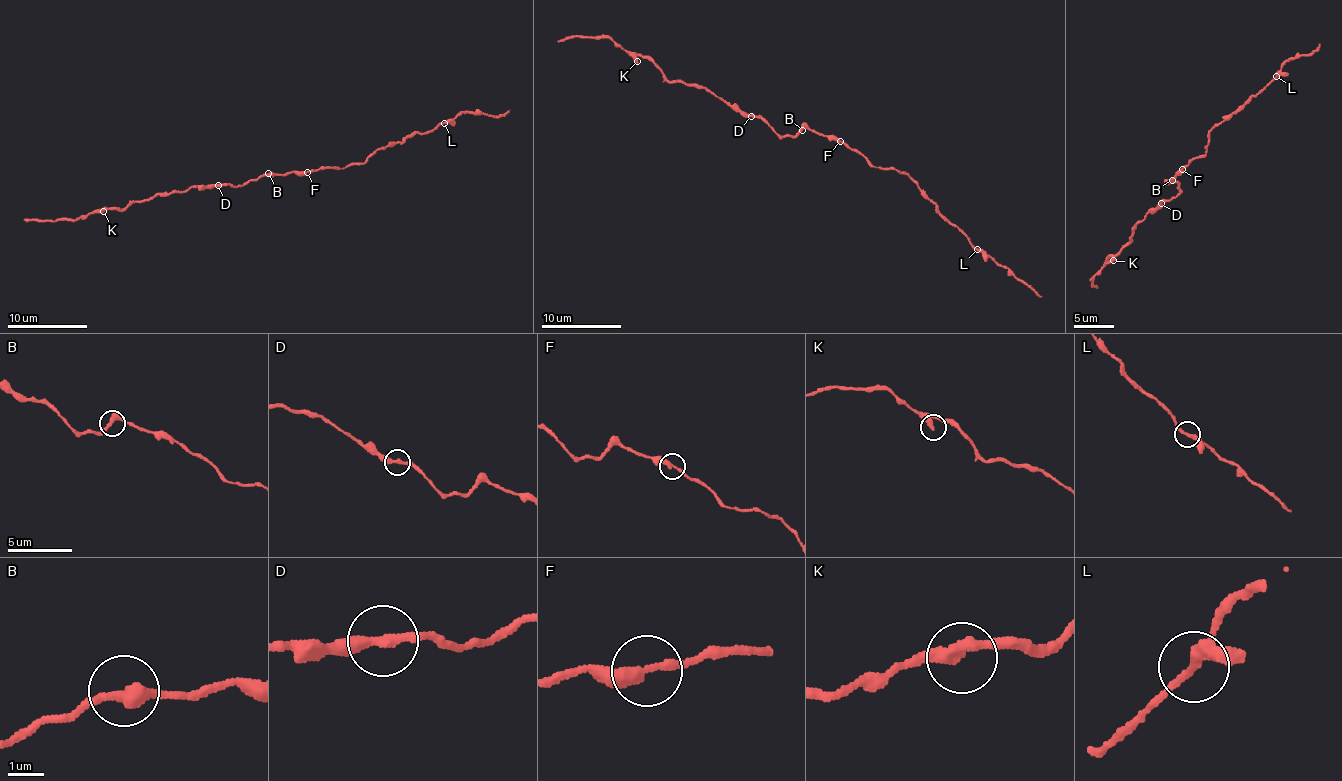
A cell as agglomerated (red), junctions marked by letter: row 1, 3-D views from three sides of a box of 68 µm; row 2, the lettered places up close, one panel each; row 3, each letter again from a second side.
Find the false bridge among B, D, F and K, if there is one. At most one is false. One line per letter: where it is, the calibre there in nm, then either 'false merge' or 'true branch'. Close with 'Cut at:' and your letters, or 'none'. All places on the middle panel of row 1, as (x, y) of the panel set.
B: (802, 130) | 380 nm | true branch
D: (751, 116) | 320 nm | true branch
F: (840, 141) | 320 nm | true branch
K: (637, 61) | 280 nm | true branch
Cut at: none

